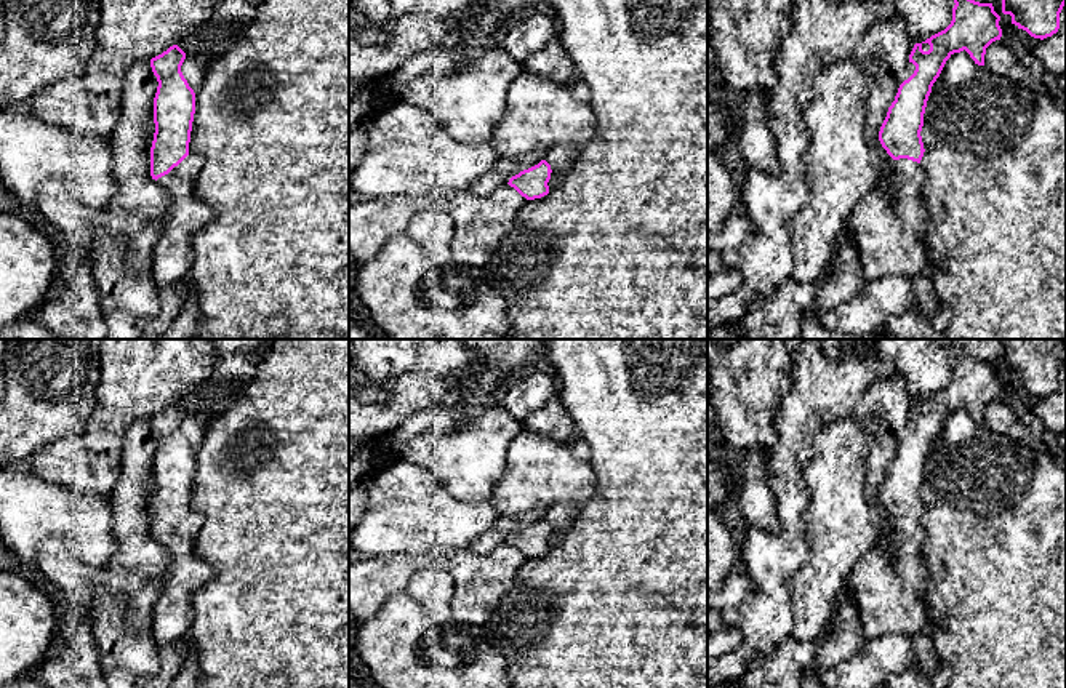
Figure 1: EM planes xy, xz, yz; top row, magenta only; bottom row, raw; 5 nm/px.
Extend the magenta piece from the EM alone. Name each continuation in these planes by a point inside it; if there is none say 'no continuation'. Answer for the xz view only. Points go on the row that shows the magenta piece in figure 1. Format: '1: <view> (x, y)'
1: xz (561, 159)

